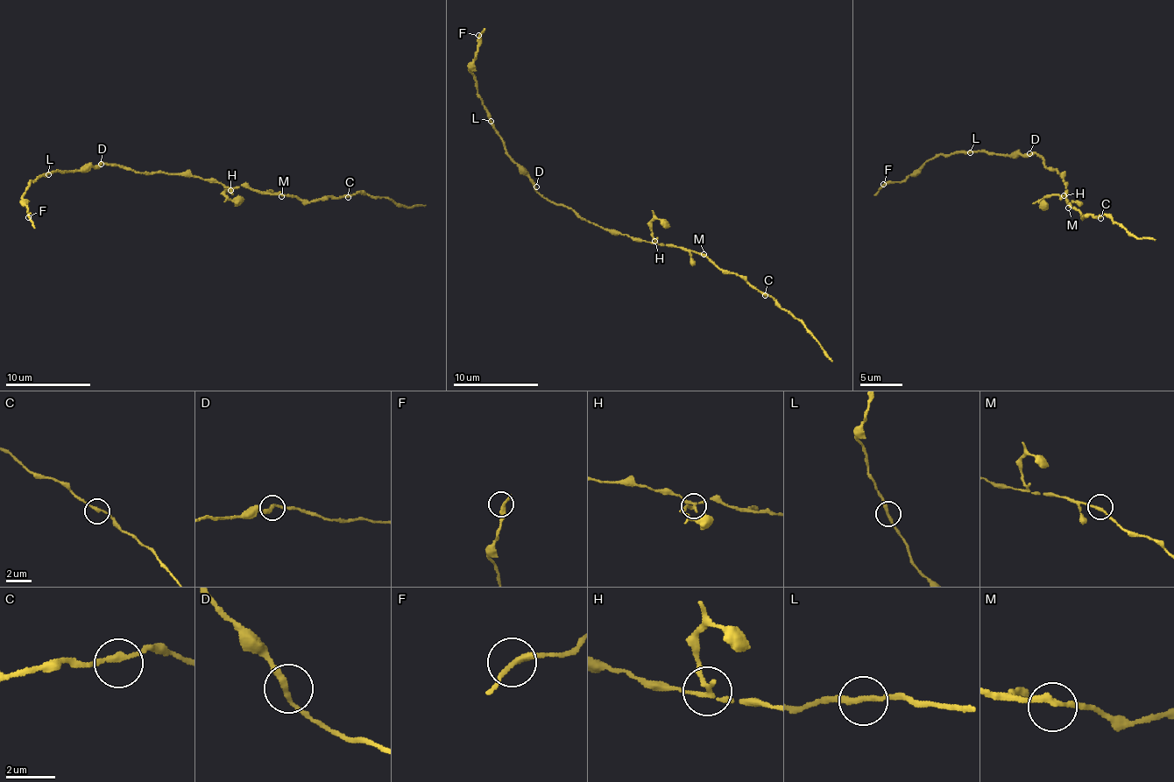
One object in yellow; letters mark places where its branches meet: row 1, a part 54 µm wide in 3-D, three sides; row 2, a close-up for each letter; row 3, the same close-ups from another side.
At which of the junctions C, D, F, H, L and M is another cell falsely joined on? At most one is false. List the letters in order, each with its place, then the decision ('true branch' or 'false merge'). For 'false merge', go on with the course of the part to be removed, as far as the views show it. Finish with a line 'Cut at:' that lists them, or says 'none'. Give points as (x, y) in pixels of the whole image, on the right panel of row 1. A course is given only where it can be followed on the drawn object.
C: (1100, 218) | true branch
D: (1029, 153) | true branch
F: (883, 184) | true branch
H: (1064, 195) | false merge | (1064, 196), (1046, 195), (1041, 202), (1045, 204)
L: (970, 152) | true branch
M: (1068, 207) | true branch
Cut at: H

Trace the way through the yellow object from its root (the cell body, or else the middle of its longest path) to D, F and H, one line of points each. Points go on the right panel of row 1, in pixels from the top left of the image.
D: (1060, 173), (1056, 169), (1046, 168), (1041, 157), (1029, 153)
F: (1060, 173), (1046, 168), (1036, 154), (1009, 156), (972, 151), (936, 155), (904, 180), (883, 184)
H: (1060, 173), (1066, 186), (1064, 196)

